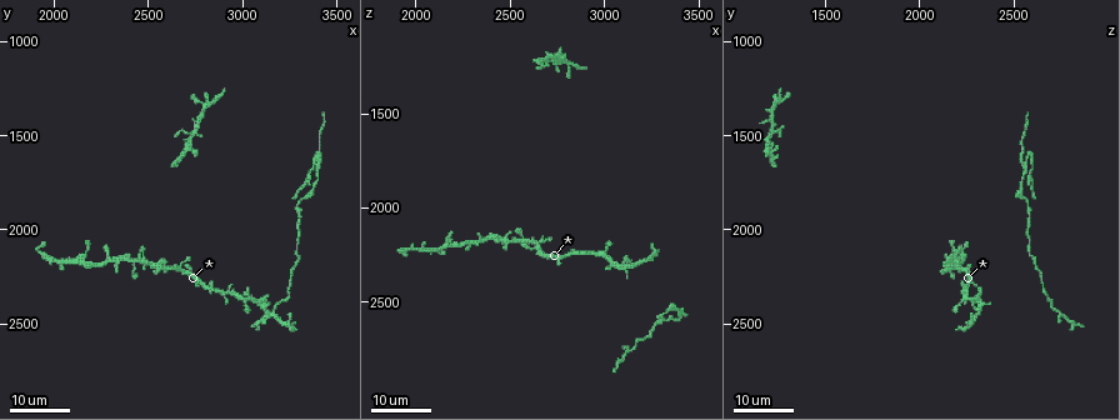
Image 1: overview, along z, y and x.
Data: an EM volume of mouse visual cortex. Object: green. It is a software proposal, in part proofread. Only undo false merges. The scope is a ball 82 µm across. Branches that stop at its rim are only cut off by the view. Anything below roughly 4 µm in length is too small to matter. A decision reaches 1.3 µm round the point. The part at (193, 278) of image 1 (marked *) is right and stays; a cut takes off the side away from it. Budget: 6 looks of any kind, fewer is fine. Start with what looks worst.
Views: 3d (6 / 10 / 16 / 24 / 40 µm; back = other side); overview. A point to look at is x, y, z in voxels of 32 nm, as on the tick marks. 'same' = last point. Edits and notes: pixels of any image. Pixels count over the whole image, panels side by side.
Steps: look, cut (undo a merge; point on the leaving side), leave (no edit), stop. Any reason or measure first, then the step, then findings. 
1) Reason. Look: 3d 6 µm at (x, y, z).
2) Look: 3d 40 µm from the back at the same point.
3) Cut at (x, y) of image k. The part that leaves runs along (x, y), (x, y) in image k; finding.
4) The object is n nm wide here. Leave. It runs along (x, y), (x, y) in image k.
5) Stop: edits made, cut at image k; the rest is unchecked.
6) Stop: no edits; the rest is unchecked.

Two arms in line, one across. Look: 3d 24 µm at (3400, 1640, 2550).

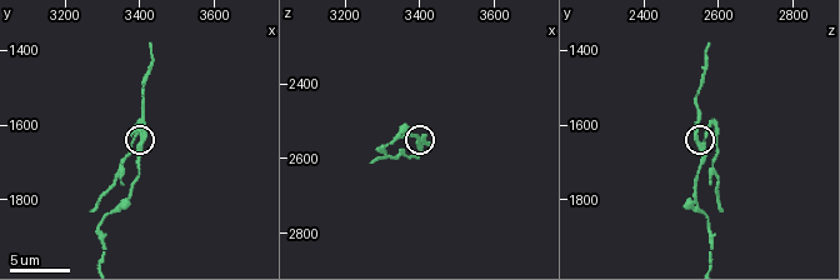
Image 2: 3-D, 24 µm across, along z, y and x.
Look: 3d 6 µm at (3410, 1640, 2550).

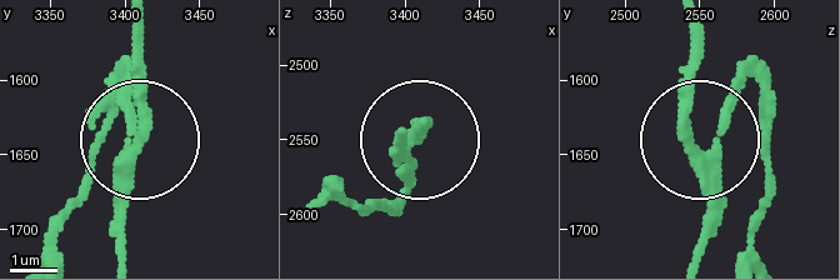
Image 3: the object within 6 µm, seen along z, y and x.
Cut at (85, 115) of image 3. The part that leaves runs along (125, 150), (120, 90), (53, 250) in image 3; a second neuron is stuck on.

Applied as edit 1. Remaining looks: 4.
See it whole again. Look: overview.

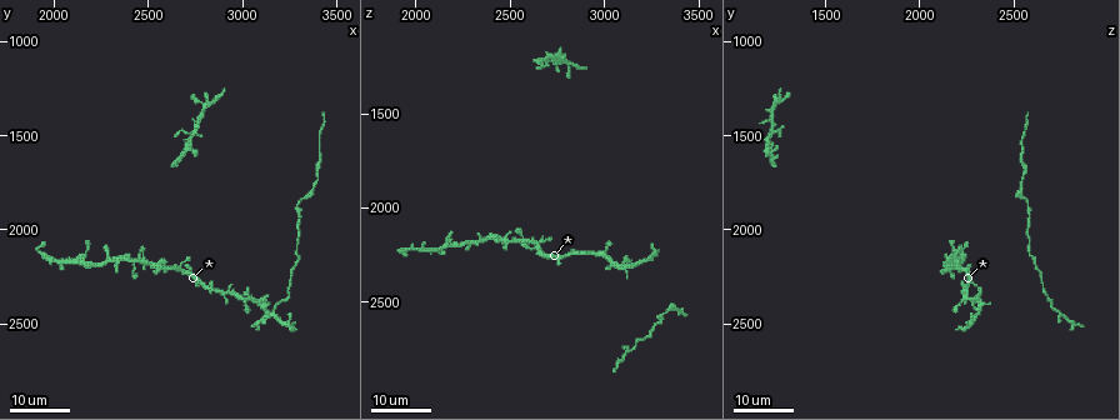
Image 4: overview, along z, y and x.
Looks like a crossing. Look: 3d 16 µm at (3120, 2410, 2310).

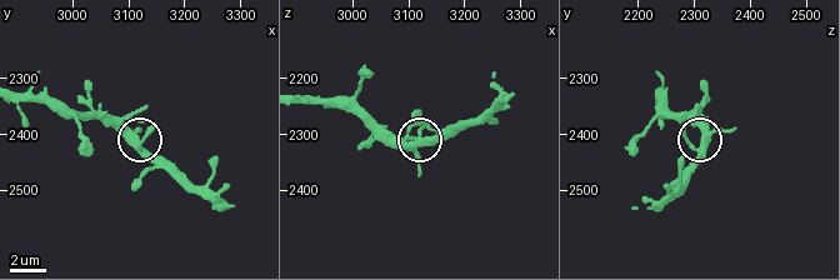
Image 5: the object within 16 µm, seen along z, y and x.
Look: 3d 10 µm at (3110, 2415, 2325).

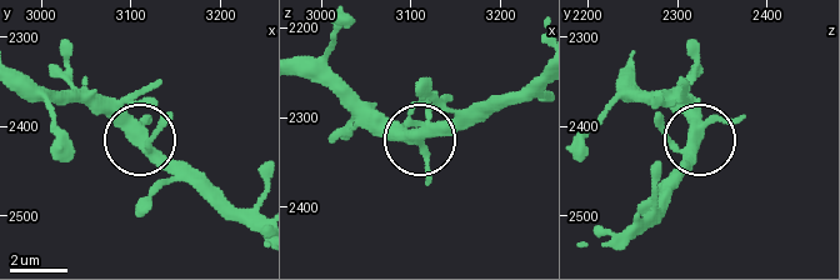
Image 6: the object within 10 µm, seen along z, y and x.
Leave. One neuron here.

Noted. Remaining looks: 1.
Thick turns thin. Look: 3d 16 µm at (3370, 1780, 2540).

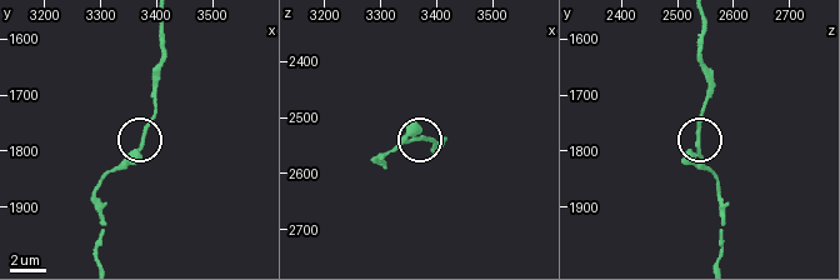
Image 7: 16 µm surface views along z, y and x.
The object is 200 nm wide here. Leave. It runs along (719, 259), (723, 201), (718, 179), (700, 156), (705, 100) in image 7; all the same neuron.

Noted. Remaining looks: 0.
Stop: edits made, cut at image 3; the rest is unchecked.

